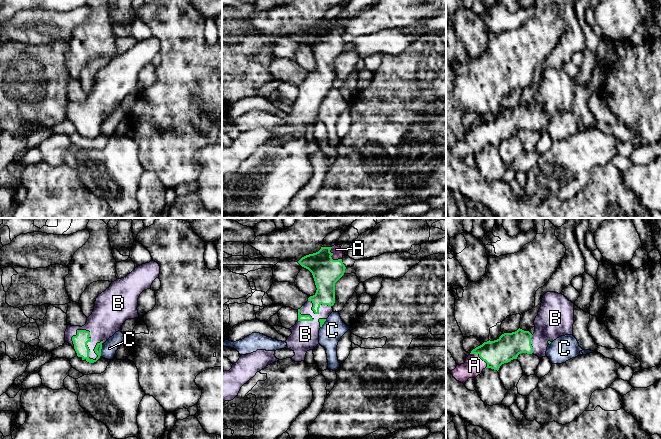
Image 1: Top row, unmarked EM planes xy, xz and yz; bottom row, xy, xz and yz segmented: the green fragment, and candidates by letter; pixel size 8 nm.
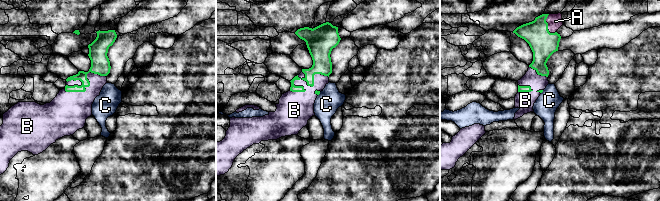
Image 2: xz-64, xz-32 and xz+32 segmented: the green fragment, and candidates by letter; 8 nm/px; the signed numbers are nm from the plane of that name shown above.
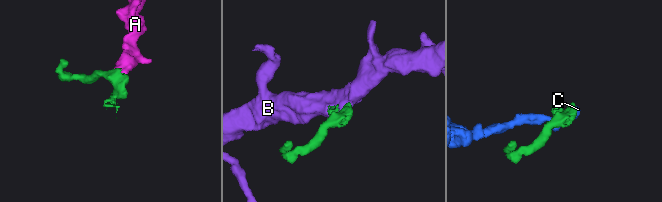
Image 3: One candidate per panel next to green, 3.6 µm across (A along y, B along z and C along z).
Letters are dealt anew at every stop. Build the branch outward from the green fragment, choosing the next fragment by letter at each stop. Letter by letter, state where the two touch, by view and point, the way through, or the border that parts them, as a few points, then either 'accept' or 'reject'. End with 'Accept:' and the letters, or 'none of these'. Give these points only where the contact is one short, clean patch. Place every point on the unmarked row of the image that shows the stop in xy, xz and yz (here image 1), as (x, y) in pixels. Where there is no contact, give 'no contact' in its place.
A: contact yz (480, 133); way yz (495, 129), (480, 133), (474, 141); accept
B: contact xy (88, 117); accept
C: contact xy (100, 127); border xy (102, 121), (99, 132); reject
Accept: A, B

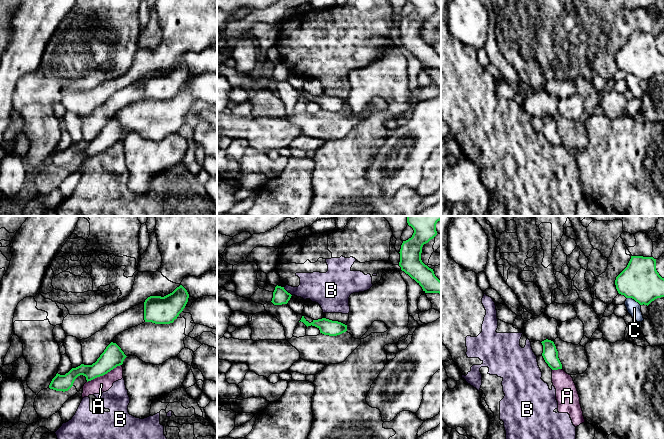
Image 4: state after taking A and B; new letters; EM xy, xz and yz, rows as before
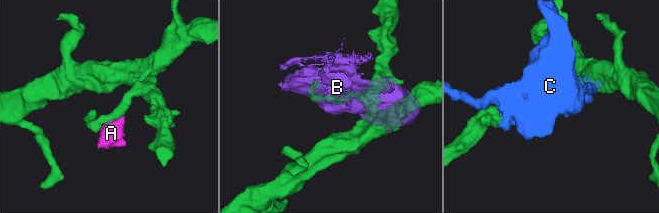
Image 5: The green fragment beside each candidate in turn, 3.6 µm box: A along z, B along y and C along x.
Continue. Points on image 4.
A: contact xy (104, 150); border xy (121, 140), (87, 158); reject
B: contact xz (286, 67); reject
C: contact yz (634, 75); reject
Accept: none of these

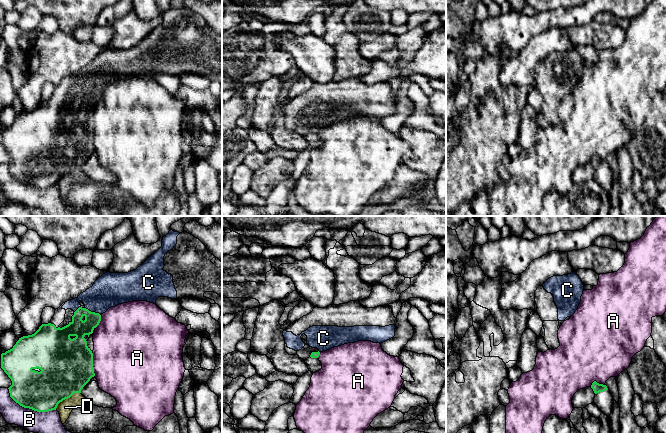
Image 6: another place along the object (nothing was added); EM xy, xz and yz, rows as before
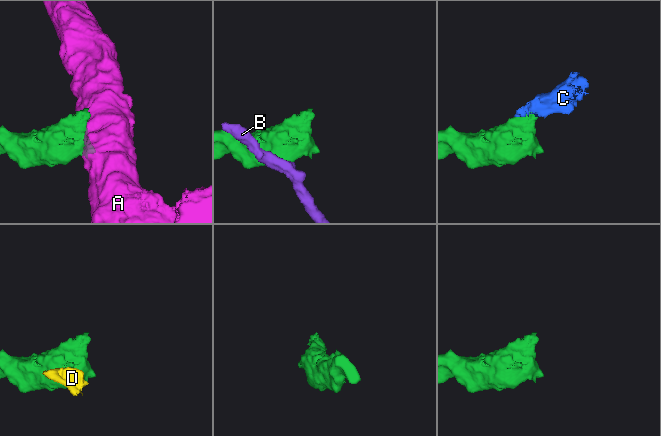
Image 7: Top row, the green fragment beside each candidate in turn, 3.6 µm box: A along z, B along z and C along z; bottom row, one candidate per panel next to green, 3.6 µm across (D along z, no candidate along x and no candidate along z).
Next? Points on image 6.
A: contact xy (92, 140); reject
B: contact xy (29, 184); border xy (7, 164), (10, 172), (24, 183), (37, 187), (55, 186); reject
C: contact xy (92, 88); accept
D: contact xy (66, 174); reject
Accept: C

